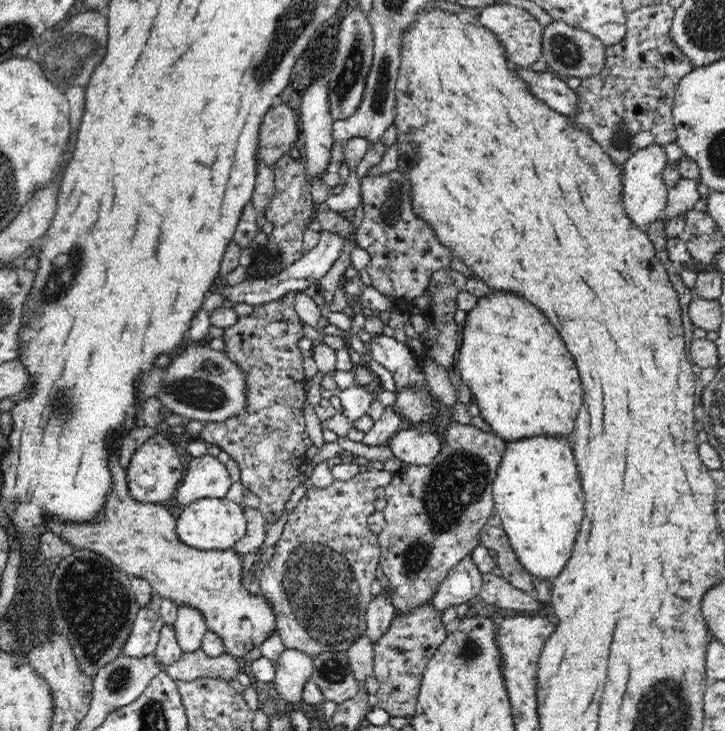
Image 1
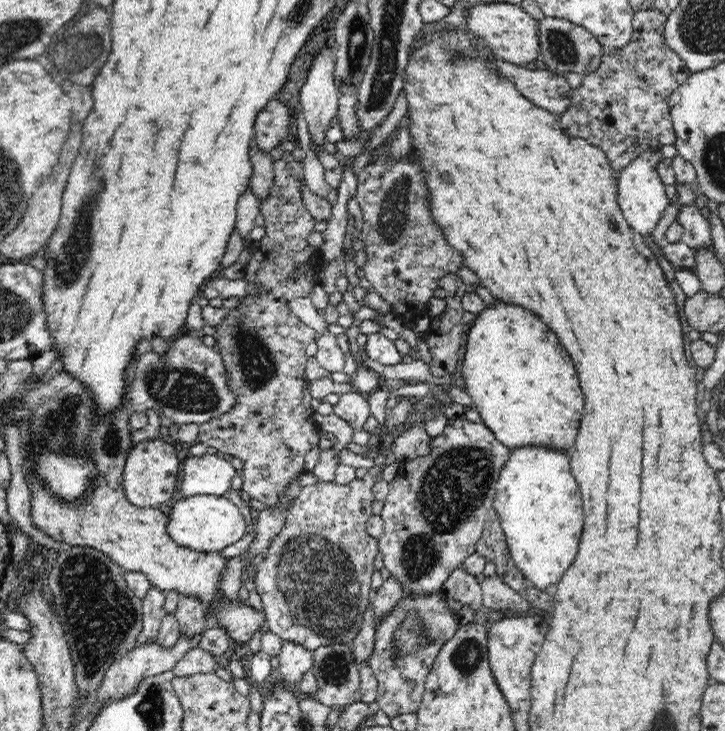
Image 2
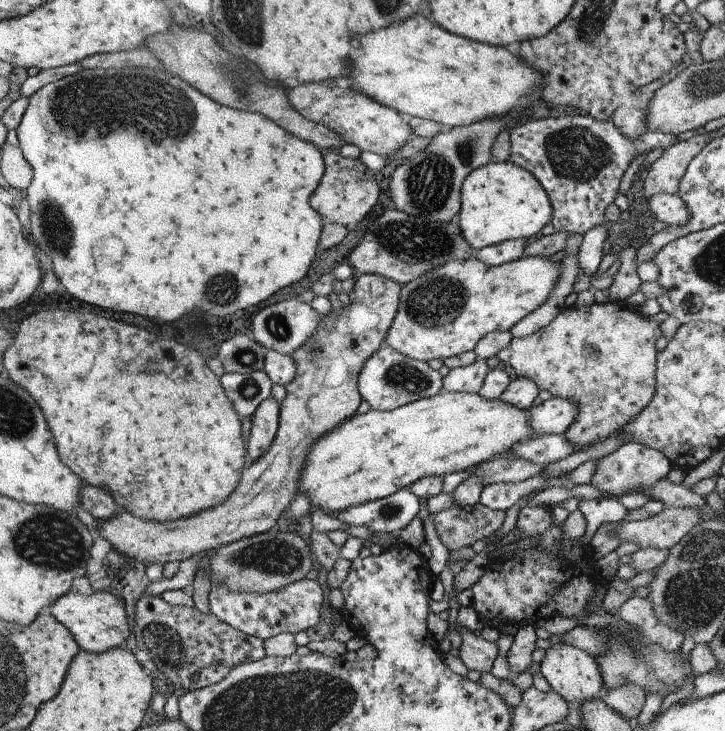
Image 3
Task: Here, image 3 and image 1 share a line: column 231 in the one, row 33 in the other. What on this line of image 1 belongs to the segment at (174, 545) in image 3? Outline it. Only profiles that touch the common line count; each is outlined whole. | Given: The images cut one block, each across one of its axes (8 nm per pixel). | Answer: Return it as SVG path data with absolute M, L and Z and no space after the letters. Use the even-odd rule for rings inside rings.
M492 3L480 10L475 19L476 24L492 31L504 45L504 51L513 66L529 68L542 57L541 42L543 38L543 26L538 20L522 7L514 3Z

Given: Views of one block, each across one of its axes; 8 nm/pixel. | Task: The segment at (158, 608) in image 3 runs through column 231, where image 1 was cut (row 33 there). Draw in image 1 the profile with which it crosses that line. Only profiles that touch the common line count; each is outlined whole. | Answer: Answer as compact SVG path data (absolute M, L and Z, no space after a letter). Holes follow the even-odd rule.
M670 3L648 5L628 13L623 42L607 48L604 70L583 79L576 90L579 110L574 115L574 126L589 132L620 166L647 146L677 141L673 120L675 93L680 79L695 68L692 59L670 37L674 14Z

